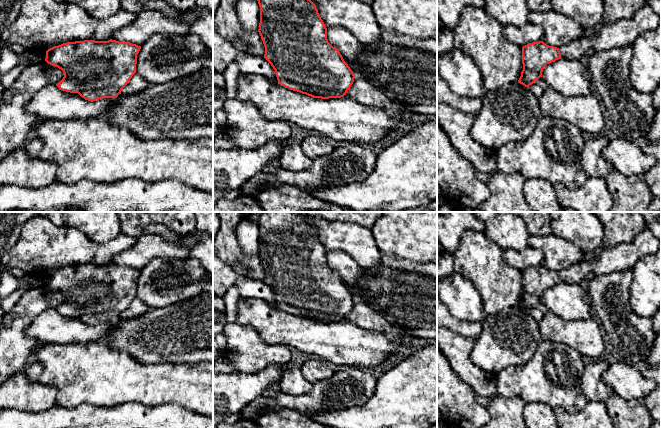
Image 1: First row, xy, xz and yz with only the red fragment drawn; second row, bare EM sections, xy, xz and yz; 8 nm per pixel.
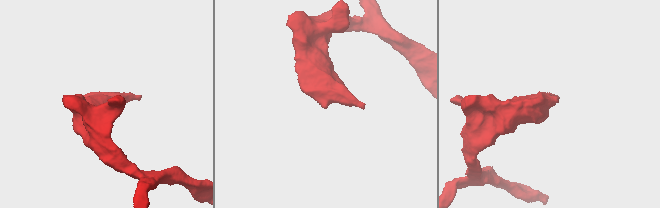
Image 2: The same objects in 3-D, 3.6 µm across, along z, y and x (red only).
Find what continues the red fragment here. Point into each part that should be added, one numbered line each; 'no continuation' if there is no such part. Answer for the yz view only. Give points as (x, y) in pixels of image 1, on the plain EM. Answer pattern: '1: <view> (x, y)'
1: yz (623, 256)

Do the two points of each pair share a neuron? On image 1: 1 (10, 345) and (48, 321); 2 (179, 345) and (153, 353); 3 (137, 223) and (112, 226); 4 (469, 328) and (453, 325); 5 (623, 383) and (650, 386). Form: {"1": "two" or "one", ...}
{"1": "two", "2": "one", "3": "two", "4": "one", "5": "one"}

